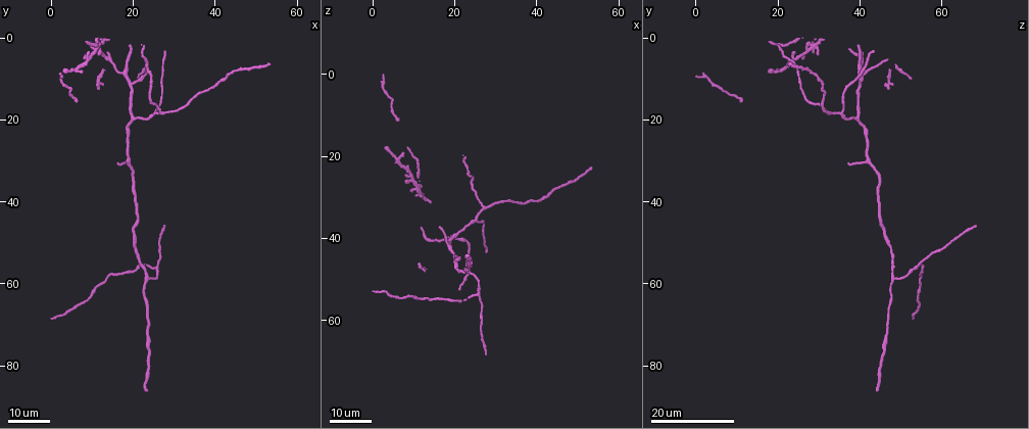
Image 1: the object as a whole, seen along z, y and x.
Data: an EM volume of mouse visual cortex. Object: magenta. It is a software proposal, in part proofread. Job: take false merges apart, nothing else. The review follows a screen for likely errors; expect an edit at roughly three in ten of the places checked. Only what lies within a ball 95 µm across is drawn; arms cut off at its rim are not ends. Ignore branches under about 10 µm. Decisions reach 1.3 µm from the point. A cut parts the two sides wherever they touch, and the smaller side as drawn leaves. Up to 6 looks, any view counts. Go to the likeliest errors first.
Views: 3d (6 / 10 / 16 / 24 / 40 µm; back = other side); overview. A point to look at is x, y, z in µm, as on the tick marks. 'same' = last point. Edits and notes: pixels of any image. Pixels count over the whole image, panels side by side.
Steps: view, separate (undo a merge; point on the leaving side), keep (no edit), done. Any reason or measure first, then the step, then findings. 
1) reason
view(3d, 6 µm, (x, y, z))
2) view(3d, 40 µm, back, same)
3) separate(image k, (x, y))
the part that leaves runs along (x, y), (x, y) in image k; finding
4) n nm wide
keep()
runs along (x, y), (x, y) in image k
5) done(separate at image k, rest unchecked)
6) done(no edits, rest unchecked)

arms part here
view(3d, 16 µm, (20.0, 11.5, 39.5))

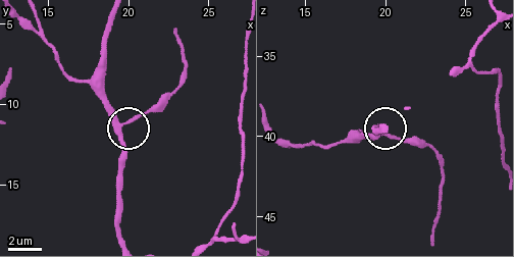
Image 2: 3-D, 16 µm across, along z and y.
view(3d, 6 µm, (19.4, 11.3, 40.0))

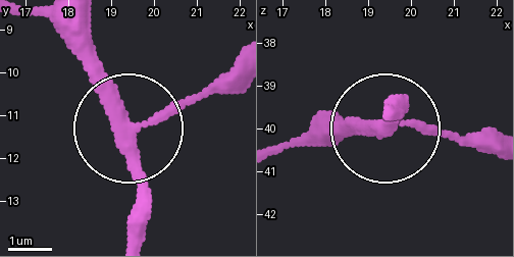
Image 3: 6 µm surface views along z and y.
keep()
runs along (131, 237), (142, 182), (134, 131), (237, 64) in image 3; all the same neuron

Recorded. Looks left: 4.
arms part here
view(3d, 24 µm, (25.0, 19.0, 35.0))

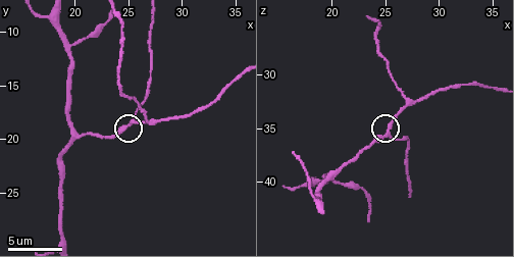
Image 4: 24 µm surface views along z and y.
zoom in
view(3d, 10 µm, (25.2, 18.4, 35.2))

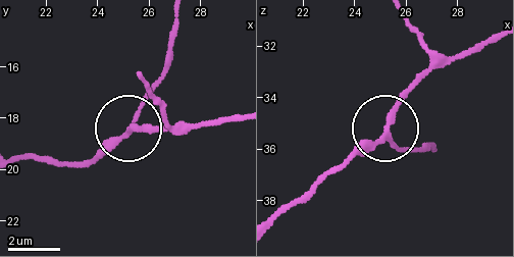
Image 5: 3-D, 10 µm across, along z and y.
3 arms
keep()
runs along (276, 220), (380, 135), (398, 148), (419, 148) in image 5; continuous, no second neuron

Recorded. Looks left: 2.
three-way junction
view(3d, 16 µm, (26.0, 56.0, 53.5))

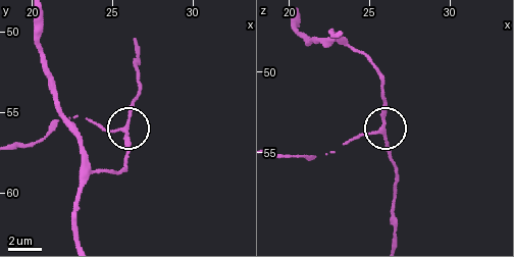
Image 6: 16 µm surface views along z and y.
view(3d, 10 µm, (25.7, 55.9, 53.7))

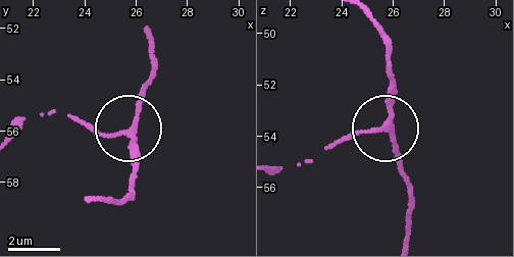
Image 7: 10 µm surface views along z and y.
3 arms
keep()
runs along (369, 21), (389, 54), (389, 126), (400, 170) in image 7; continuous, no second neuron

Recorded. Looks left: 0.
done(no edits, rest unchecked)

